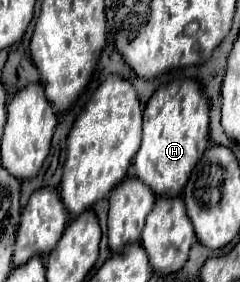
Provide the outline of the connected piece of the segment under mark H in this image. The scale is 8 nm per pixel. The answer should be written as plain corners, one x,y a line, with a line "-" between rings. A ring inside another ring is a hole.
194,79
162,85
148,99
144,109
142,145
134,157
134,173
156,195
176,195
186,185
192,167
208,147
208,111
210,101

